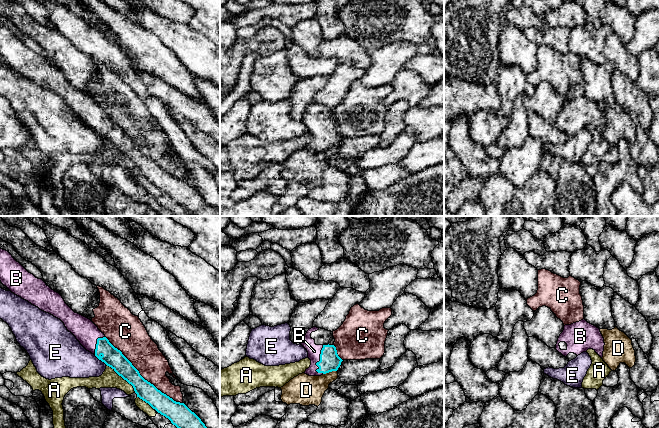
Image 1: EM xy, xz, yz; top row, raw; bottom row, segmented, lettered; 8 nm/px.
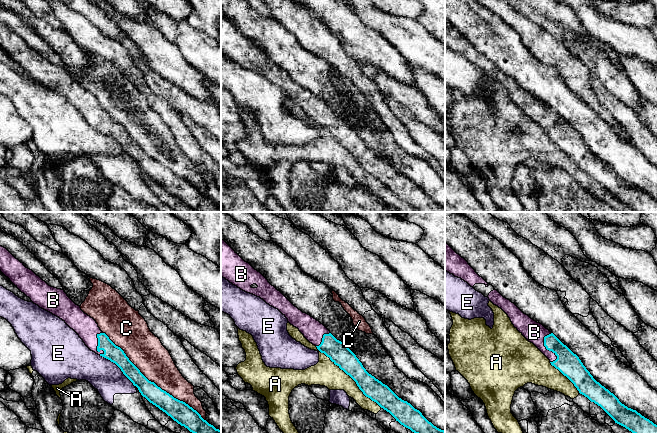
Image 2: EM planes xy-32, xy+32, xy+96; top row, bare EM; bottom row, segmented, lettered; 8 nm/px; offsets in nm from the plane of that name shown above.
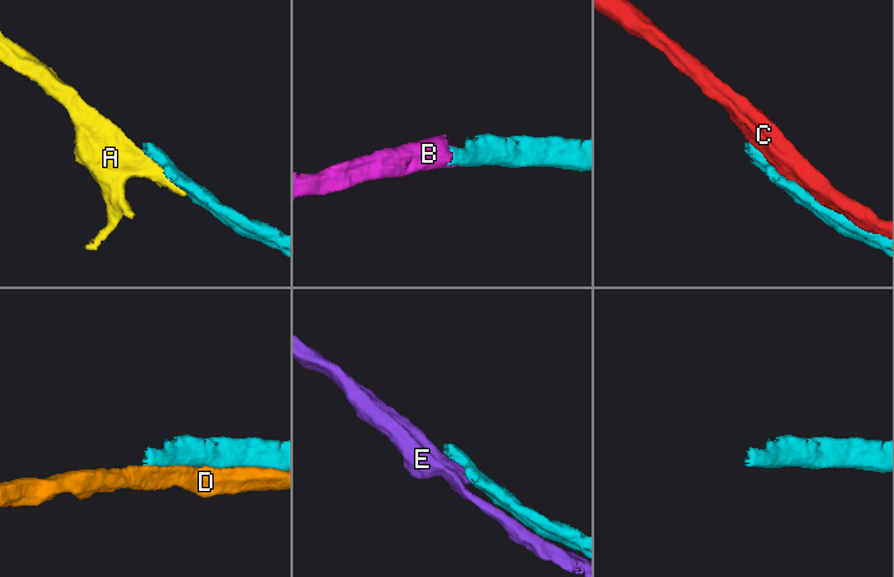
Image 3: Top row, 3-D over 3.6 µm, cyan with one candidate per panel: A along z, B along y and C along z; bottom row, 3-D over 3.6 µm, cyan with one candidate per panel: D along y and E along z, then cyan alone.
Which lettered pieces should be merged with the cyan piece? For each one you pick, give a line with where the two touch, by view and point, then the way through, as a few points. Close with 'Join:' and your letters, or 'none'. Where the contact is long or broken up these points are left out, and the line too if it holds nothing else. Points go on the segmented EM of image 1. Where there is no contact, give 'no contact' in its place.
B: meets cyan in xz at (320, 357); runs through xz (329, 361), (320, 357), (314, 351)
Join: B

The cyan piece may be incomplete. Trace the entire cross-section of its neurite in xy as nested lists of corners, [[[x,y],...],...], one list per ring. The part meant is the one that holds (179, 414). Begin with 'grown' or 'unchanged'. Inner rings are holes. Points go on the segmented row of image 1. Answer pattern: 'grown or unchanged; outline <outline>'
grown; outline [[[1,248],[0,281],[15,295],[60,319],[87,351],[131,384],[137,397],[168,418],[177,428],[207,428],[184,403],[174,401],[145,380],[90,319],[75,313],[59,293],[29,273],[8,251]]]

